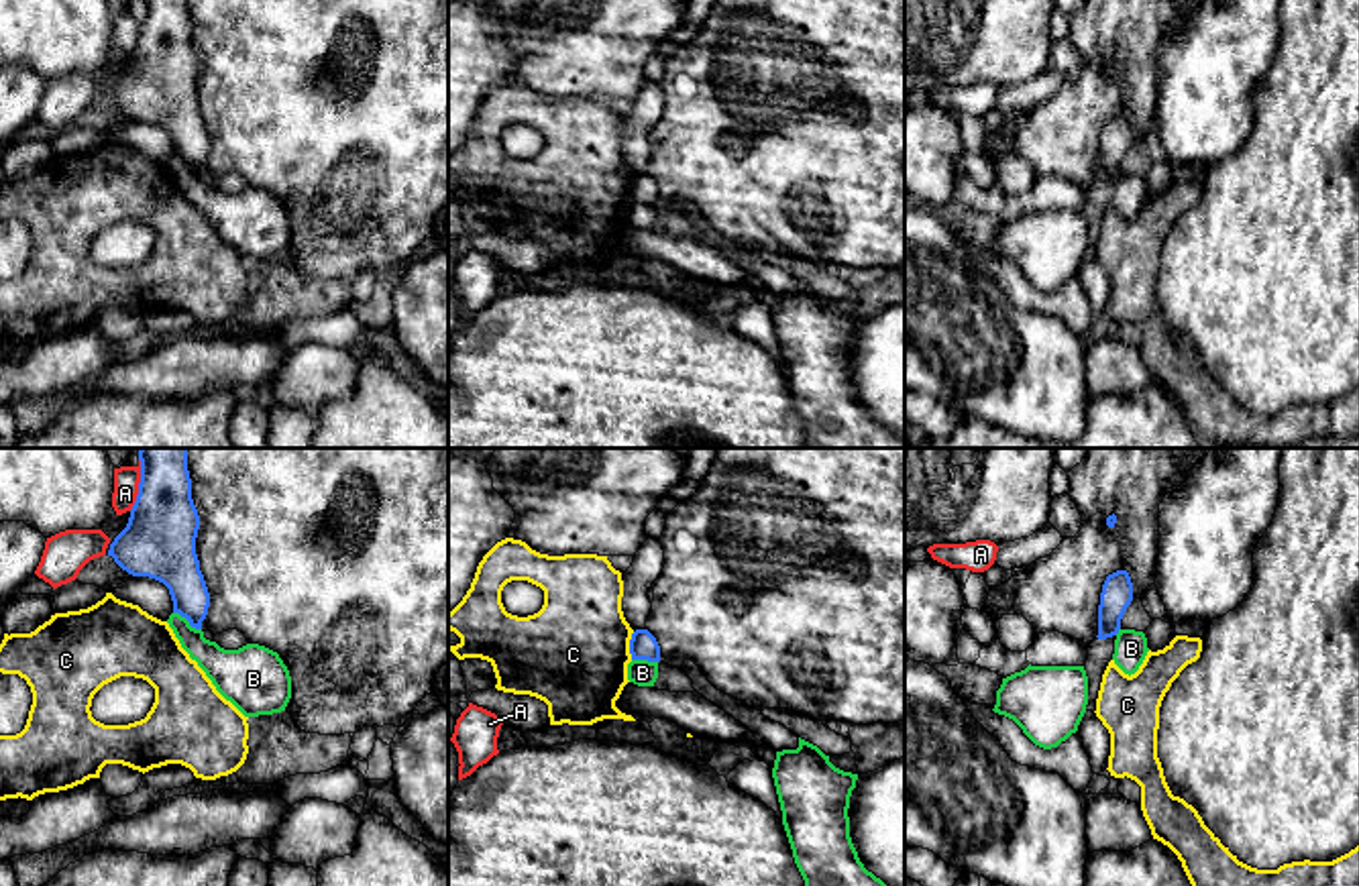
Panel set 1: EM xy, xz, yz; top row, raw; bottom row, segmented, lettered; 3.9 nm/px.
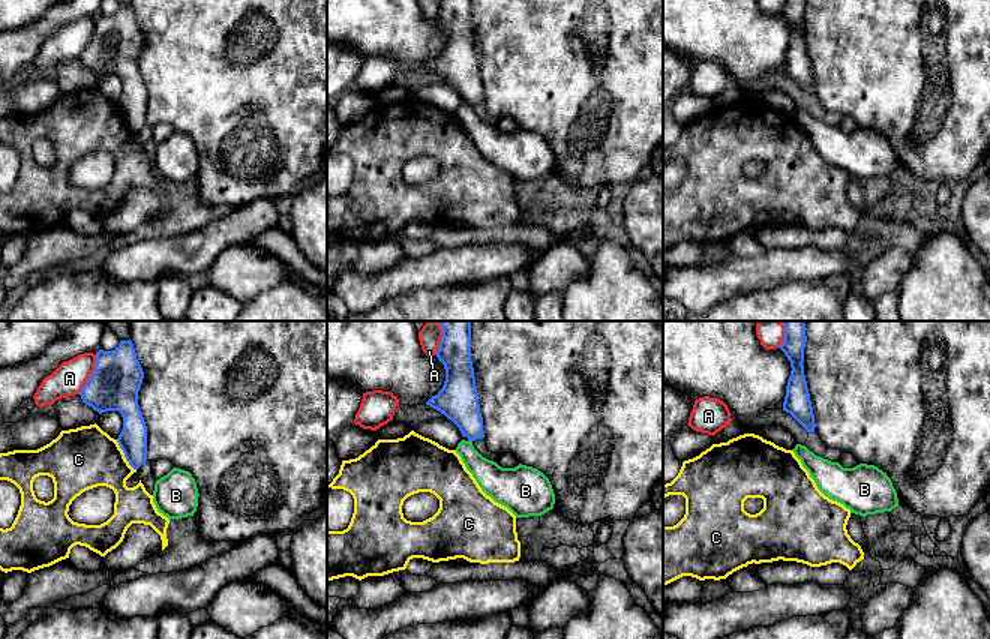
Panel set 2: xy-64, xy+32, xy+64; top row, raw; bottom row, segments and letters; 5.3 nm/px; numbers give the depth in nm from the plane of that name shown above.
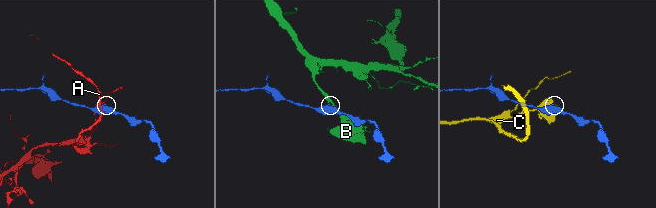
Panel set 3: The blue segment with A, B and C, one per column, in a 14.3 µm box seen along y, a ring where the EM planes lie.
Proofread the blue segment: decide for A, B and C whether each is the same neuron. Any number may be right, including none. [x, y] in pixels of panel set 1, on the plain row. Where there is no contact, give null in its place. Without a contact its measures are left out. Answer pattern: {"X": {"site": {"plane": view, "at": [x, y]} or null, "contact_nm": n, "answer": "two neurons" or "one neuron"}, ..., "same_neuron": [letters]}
{"A": {"site": {"plane": "xy", "at": [139, 29]}, "contact_nm": 220, "answer": "two neurons"}, "B": {"site": {"plane": "xy", "at": [188, 163]}, "contact_nm": 130, "answer": "two neurons"}, "C": {"site": {"plane": "xz", "at": [630, 190]}, "contact_nm": 110, "answer": "two neurons"}, "same_neuron": []}

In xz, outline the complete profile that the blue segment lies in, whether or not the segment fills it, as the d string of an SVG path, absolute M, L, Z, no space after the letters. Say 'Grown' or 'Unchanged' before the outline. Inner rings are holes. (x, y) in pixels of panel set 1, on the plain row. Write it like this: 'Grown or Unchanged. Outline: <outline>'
Unchanged. Outline: M636 173L630 183L632 204L660 206L660 189L648 173Z

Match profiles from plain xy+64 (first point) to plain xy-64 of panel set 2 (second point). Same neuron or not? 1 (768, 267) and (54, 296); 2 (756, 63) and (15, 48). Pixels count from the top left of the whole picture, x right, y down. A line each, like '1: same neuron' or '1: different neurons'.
1: different neurons
2: different neurons

